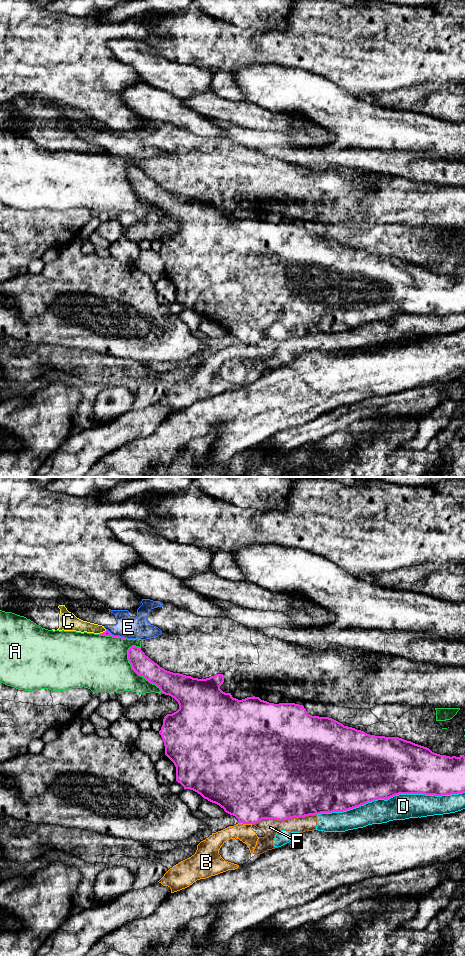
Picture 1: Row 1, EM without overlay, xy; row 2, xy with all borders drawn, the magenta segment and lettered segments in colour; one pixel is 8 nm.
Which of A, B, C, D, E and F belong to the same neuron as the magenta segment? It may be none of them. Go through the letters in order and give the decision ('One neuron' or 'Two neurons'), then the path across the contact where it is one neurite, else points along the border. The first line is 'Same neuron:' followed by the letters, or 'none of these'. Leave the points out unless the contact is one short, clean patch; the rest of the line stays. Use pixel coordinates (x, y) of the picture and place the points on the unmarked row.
Same neuron: none of these
A: Two neurons
B: Two neurons
C: Two neurons. Boundary: xy (106, 150), (99, 154)
D: Two neurons
E: Two neurons. Boundary: xy (106, 149), (114, 155), (125, 158)
F: Two neurons

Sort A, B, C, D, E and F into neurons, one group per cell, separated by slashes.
A / B D F / C / E

